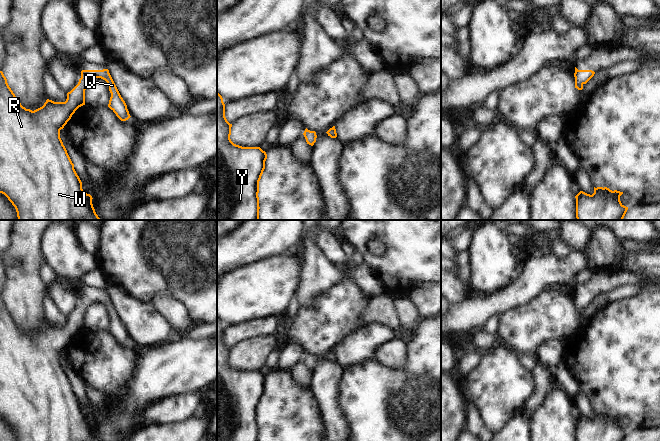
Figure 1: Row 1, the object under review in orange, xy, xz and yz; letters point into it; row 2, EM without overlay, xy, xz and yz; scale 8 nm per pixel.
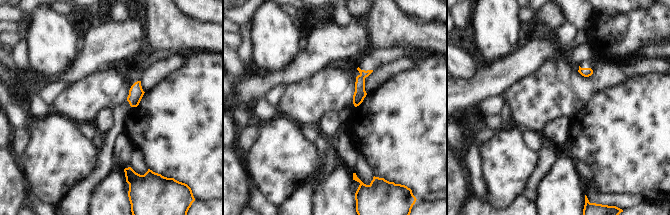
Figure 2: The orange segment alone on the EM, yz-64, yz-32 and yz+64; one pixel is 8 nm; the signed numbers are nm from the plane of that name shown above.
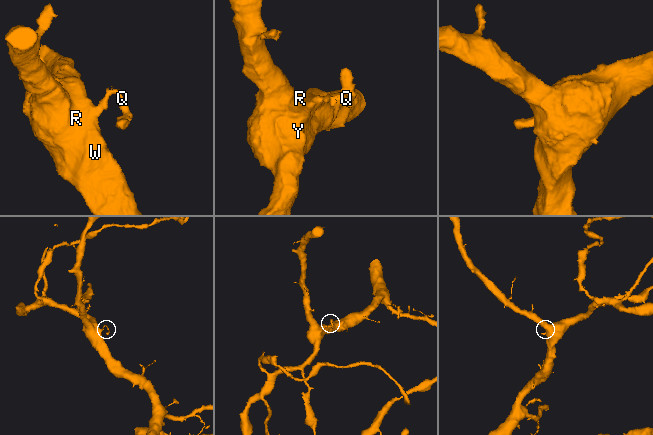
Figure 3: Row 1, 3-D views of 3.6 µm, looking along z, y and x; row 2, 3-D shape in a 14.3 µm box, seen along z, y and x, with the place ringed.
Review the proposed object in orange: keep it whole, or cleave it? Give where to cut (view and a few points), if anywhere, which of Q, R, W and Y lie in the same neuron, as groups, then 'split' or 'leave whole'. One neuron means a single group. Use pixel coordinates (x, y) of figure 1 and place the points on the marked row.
no cut; Q R W Y; leave whole

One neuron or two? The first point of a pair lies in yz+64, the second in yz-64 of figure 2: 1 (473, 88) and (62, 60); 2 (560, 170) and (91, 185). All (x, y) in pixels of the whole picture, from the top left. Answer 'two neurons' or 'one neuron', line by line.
1: two neurons
2: two neurons

